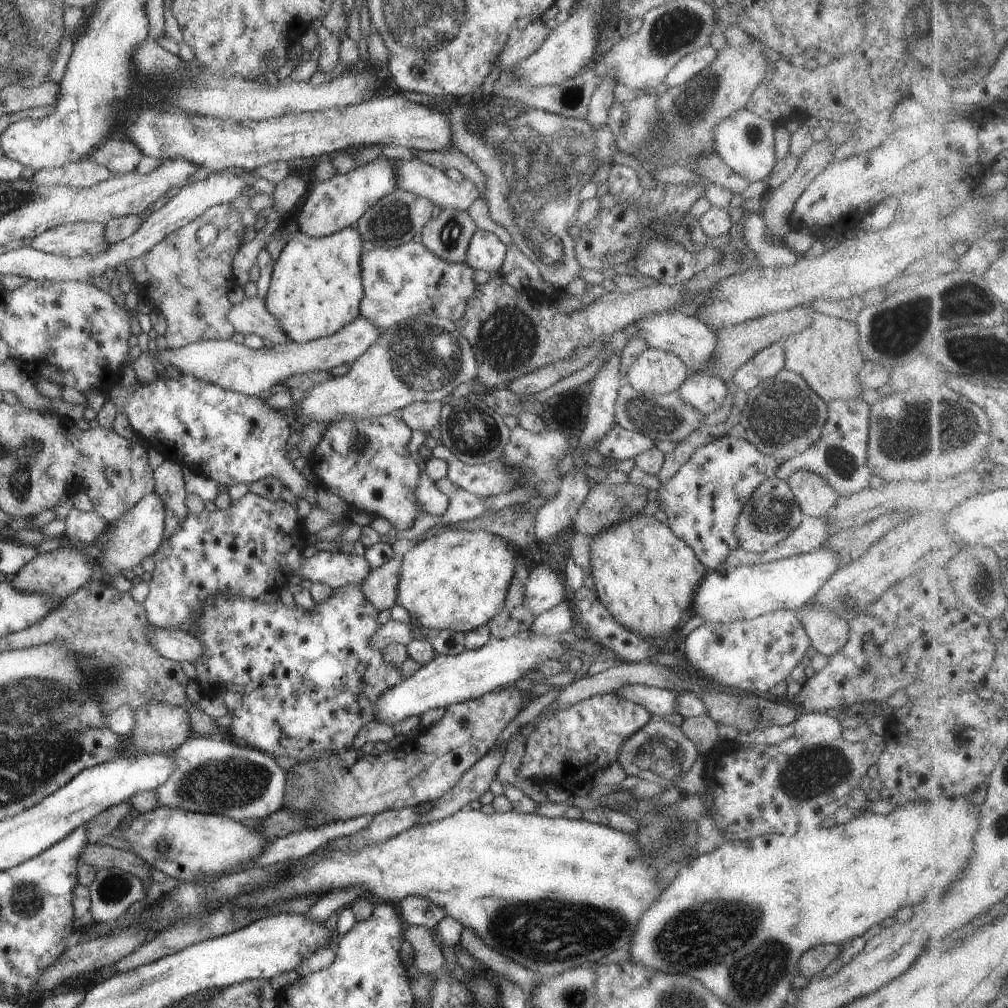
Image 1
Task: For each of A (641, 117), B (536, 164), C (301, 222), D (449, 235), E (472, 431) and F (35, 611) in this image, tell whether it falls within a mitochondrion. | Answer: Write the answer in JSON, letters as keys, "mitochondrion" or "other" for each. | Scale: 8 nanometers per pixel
{"A":"mitochondrion","B":"mitochondrion","C":"other","D":"mitochondrion","E":"mitochondrion","F":"other"}

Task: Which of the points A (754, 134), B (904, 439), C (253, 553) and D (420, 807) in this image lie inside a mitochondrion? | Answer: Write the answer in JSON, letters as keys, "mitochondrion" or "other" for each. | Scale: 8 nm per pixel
{"A":"mitochondrion","B":"mitochondrion","C":"other","D":"other"}

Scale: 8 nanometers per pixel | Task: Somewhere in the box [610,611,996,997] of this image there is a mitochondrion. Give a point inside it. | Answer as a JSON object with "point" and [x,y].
{"point":[806,774]}

